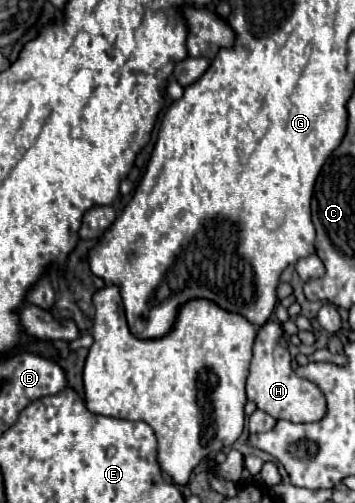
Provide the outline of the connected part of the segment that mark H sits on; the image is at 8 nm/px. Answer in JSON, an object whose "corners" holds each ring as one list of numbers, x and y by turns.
{"corners":[[269,320,265,327,259,329,247,377,247,399,255,401,261,411,273,415,275,419,287,419,293,423,311,423,323,419,327,411,327,401,323,391,315,383,301,379,293,373,291,355,287,347,279,345,279,339,281,339,281,327,277,322]]}

